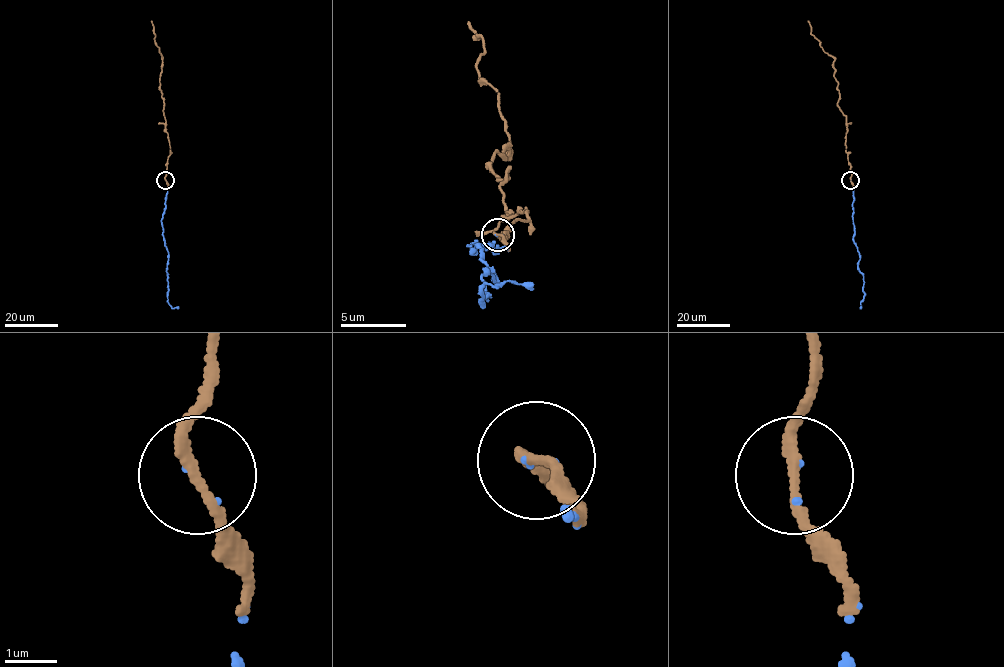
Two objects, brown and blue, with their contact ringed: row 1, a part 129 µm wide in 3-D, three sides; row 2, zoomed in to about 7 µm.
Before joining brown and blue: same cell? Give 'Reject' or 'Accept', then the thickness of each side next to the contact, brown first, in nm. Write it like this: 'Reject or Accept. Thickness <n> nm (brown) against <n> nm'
Accept. Thickness 190 nm (brown) against 50 nm

